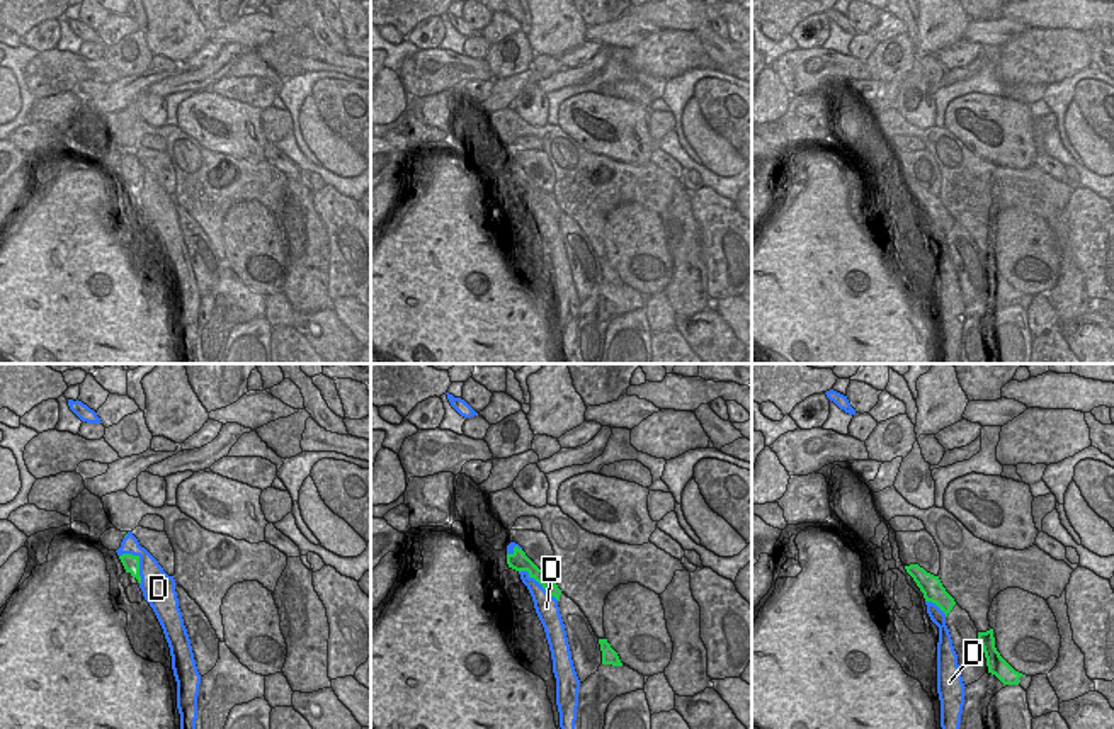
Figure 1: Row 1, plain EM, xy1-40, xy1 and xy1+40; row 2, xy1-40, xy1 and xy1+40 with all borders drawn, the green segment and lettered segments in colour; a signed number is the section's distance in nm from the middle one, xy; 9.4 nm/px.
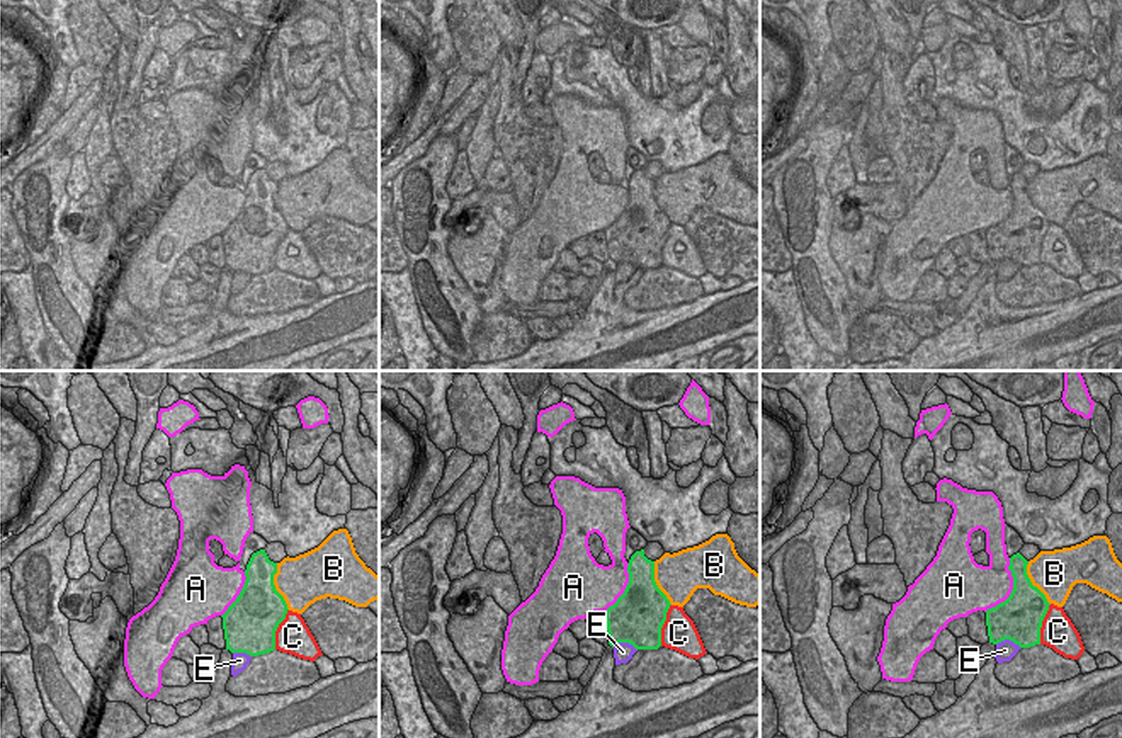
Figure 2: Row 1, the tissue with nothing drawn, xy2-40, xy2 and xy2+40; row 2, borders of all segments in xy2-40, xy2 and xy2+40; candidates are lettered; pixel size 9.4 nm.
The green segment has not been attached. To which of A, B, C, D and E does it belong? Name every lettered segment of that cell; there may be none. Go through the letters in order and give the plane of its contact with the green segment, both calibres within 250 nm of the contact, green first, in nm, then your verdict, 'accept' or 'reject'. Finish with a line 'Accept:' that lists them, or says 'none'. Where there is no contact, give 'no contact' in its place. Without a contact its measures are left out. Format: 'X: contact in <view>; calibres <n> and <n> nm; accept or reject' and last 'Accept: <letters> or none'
A: contact in xy2+40; calibres 400 and 380 nm; reject
B: contact in xy2-40; calibres 460 and 460 nm; reject
C: contact in xy2; calibres 500 and 340 nm; reject
D: contact in xy1-40; calibres 160 and 280 nm; reject
E: contact in xy2; calibres 480 and 190 nm; reject
Accept: none

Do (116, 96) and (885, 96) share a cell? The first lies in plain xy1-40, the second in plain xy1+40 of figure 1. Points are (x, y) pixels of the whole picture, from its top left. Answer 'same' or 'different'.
same

